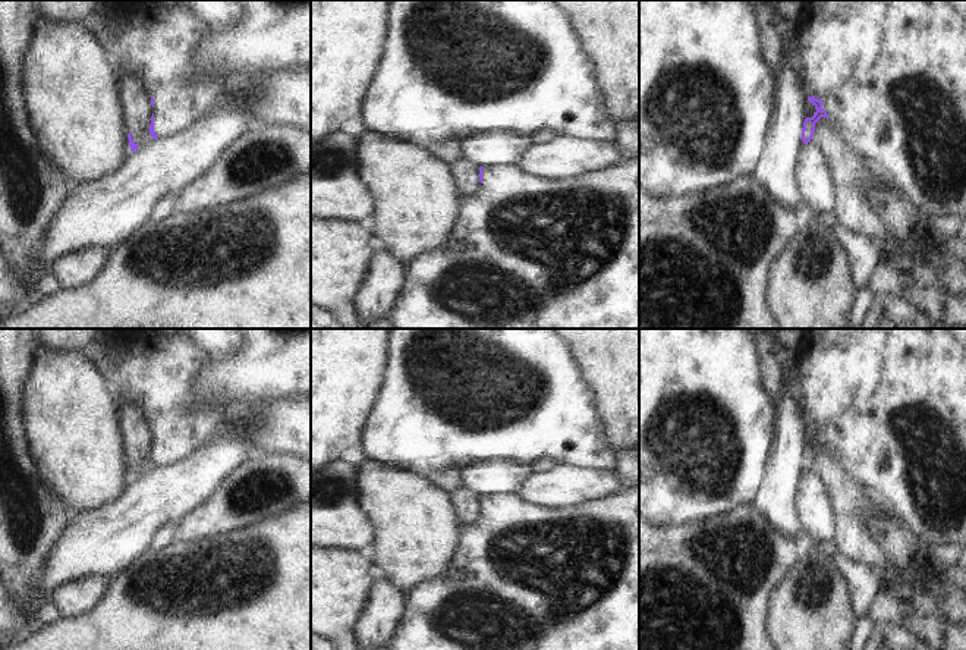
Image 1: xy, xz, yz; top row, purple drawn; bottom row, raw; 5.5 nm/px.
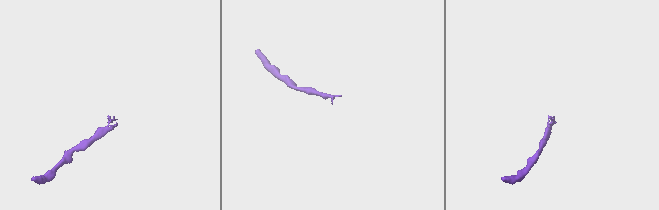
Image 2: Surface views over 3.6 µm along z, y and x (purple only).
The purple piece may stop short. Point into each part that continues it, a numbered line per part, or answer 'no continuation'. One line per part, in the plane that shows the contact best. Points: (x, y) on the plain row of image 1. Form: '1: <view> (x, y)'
1: yz (891, 402)

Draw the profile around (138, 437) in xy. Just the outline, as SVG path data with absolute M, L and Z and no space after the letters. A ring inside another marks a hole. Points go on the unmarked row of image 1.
M120 393L122 401L122 427L125 431L126 450L130 465L138 478L145 477L155 468L150 464L151 445L154 436L144 405L132 395Z

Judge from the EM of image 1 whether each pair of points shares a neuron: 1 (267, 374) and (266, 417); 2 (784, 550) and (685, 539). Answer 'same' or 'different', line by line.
1: different
2: same

